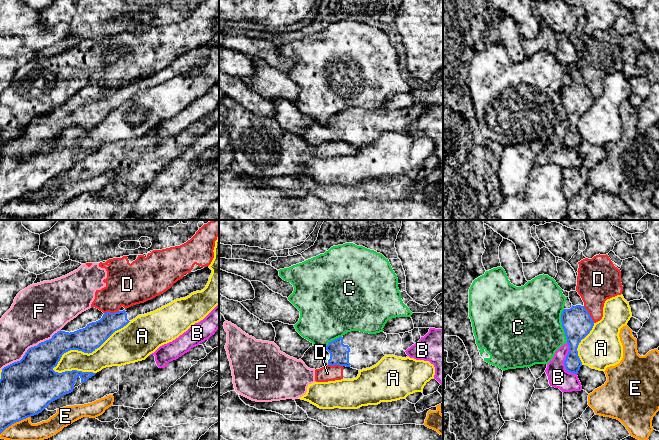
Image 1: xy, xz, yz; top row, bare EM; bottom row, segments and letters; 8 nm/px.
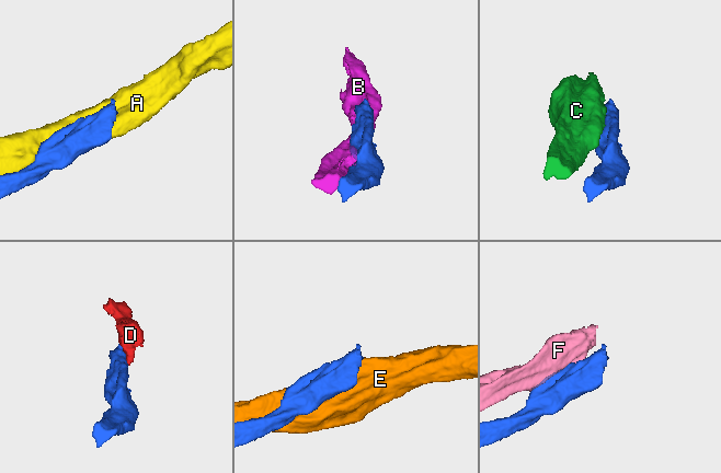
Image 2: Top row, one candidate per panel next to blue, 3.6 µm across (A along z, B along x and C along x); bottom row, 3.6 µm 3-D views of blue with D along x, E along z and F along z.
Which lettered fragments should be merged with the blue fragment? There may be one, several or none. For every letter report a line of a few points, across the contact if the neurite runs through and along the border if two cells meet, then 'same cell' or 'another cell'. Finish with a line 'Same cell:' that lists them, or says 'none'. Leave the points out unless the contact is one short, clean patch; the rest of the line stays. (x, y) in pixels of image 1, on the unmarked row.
A: another cell
B: another cell
C: another cell
D: line yz (583, 82), (594, 98); another cell
E: another cell
F: another cell
Same cell: none

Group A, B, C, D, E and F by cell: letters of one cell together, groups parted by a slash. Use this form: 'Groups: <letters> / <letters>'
Groups: A / B / C / D F / E

